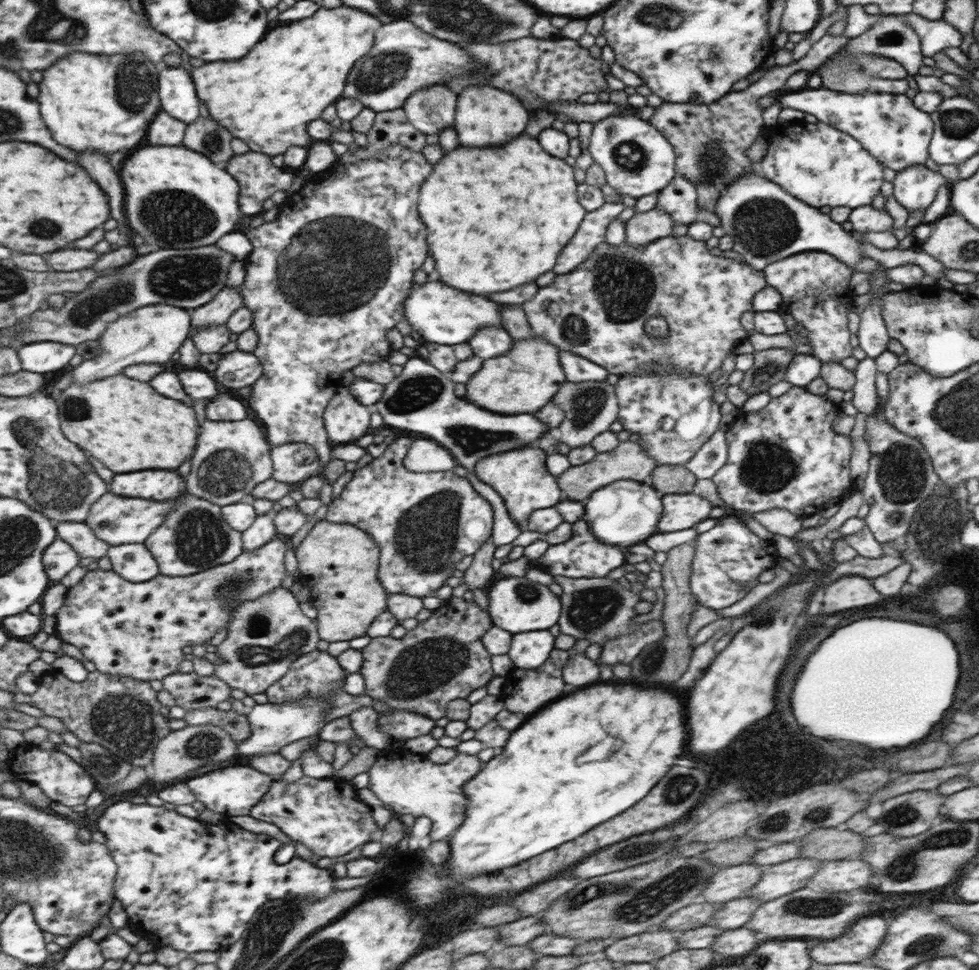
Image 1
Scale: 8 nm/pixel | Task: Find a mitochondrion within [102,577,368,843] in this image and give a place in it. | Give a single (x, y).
(253, 654)

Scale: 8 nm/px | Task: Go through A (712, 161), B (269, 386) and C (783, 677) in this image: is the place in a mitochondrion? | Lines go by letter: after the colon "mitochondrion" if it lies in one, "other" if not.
A: mitochondrion
B: other
C: other

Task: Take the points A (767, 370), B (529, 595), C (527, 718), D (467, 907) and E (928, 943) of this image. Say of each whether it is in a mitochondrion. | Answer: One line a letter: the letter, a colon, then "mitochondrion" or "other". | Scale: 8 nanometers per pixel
A: mitochondrion
B: mitochondrion
C: other
D: other
E: mitochondrion

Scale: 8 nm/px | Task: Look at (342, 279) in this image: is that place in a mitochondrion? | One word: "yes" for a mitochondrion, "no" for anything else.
yes

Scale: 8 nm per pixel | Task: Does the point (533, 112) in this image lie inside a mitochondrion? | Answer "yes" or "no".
no

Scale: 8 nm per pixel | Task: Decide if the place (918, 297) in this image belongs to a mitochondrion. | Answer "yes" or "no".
no

